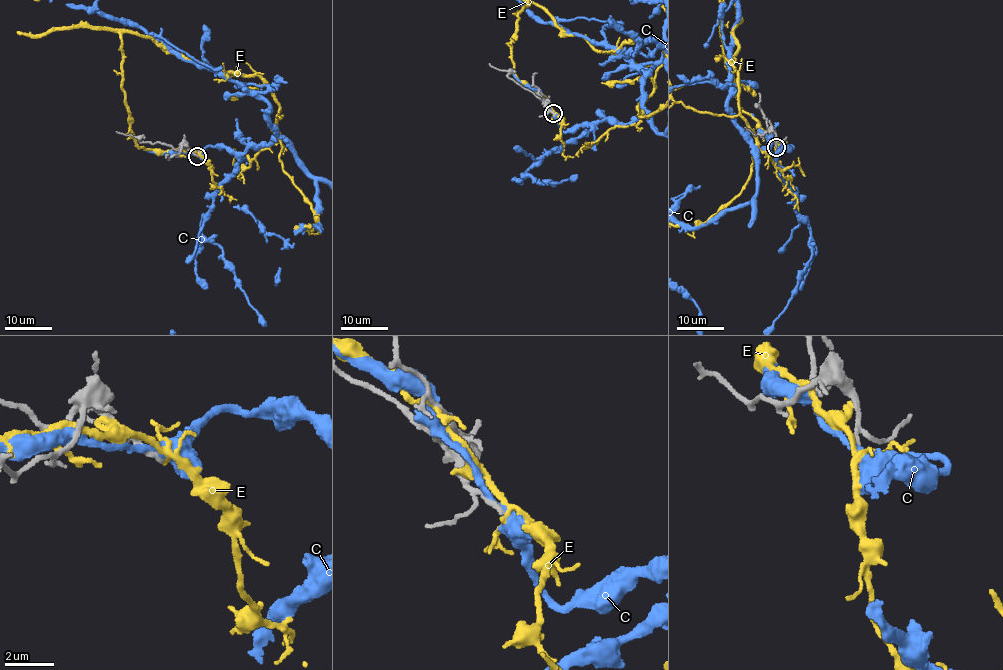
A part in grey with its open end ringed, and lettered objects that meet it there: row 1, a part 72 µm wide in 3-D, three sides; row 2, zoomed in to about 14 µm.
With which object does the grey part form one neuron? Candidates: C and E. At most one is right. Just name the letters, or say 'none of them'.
none of them

